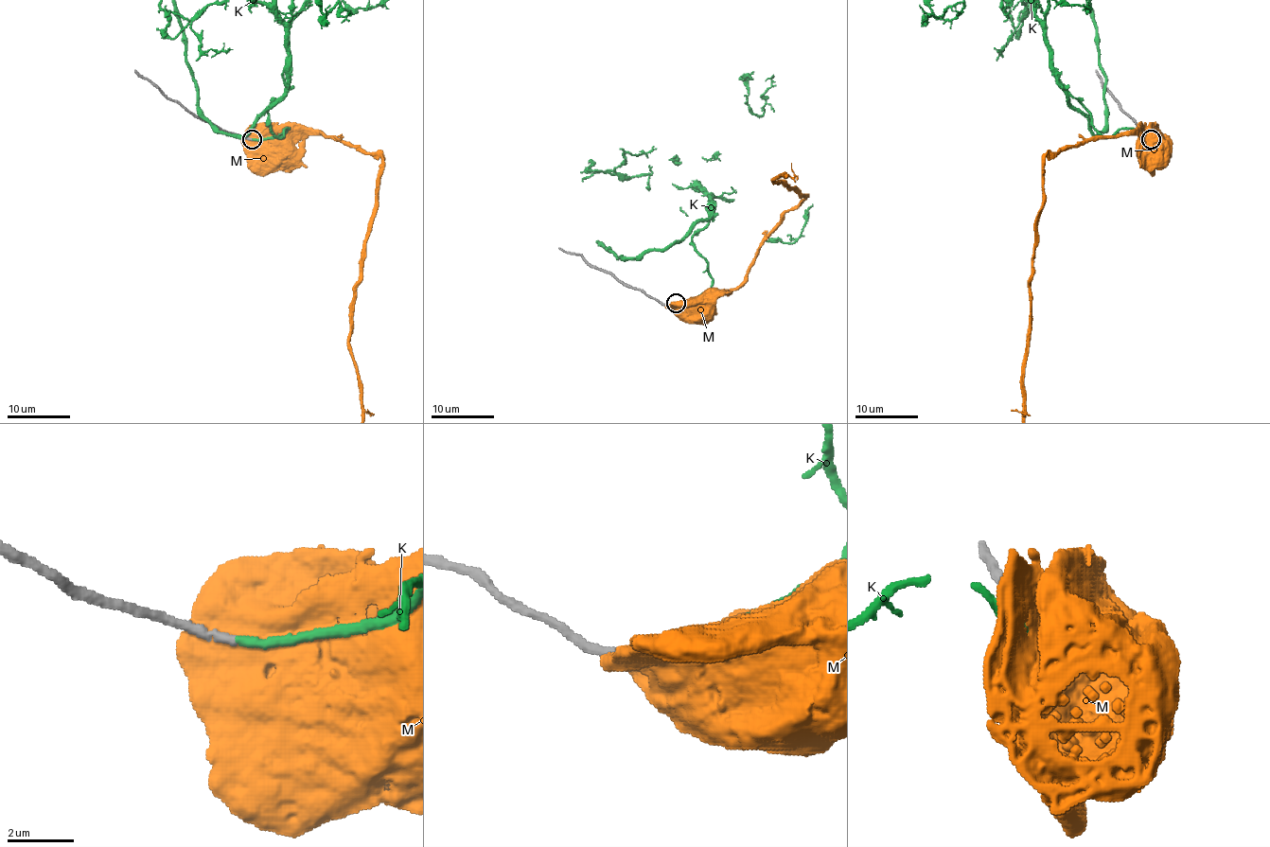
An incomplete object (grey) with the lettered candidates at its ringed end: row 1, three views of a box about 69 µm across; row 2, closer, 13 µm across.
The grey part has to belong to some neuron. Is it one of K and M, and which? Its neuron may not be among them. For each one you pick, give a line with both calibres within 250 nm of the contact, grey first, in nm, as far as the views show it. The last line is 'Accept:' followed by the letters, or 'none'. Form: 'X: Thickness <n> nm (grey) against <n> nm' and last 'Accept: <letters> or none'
K: Thickness 220 nm (grey) against 260 nm
Accept: K

